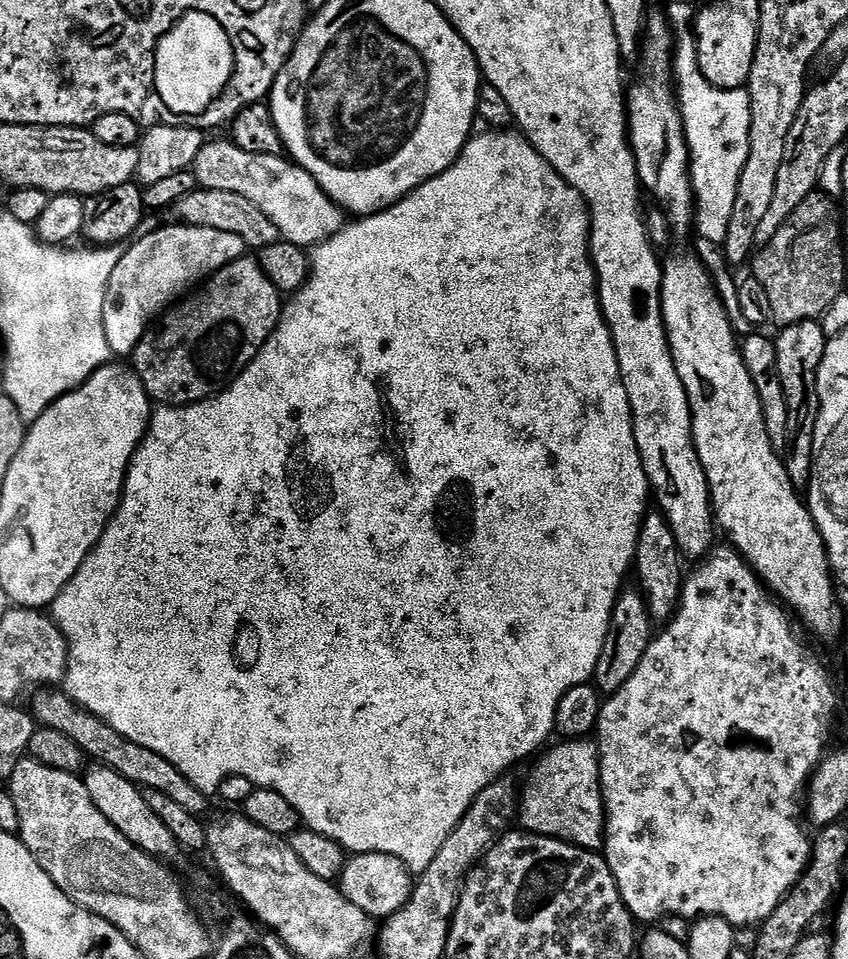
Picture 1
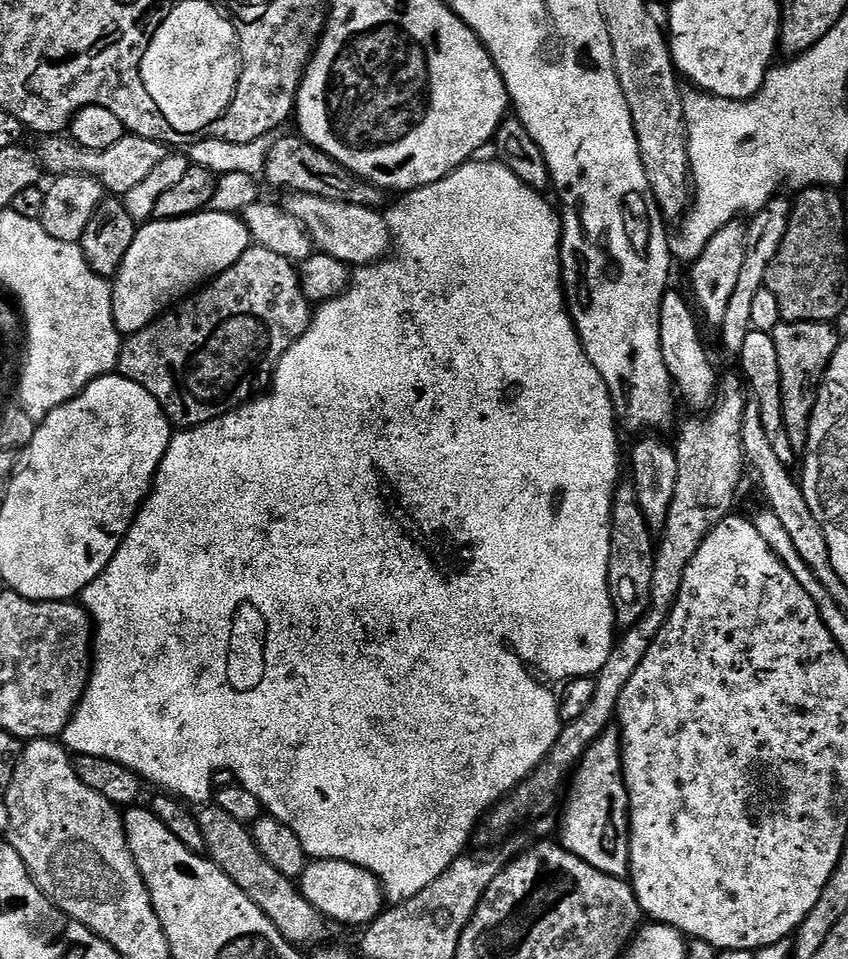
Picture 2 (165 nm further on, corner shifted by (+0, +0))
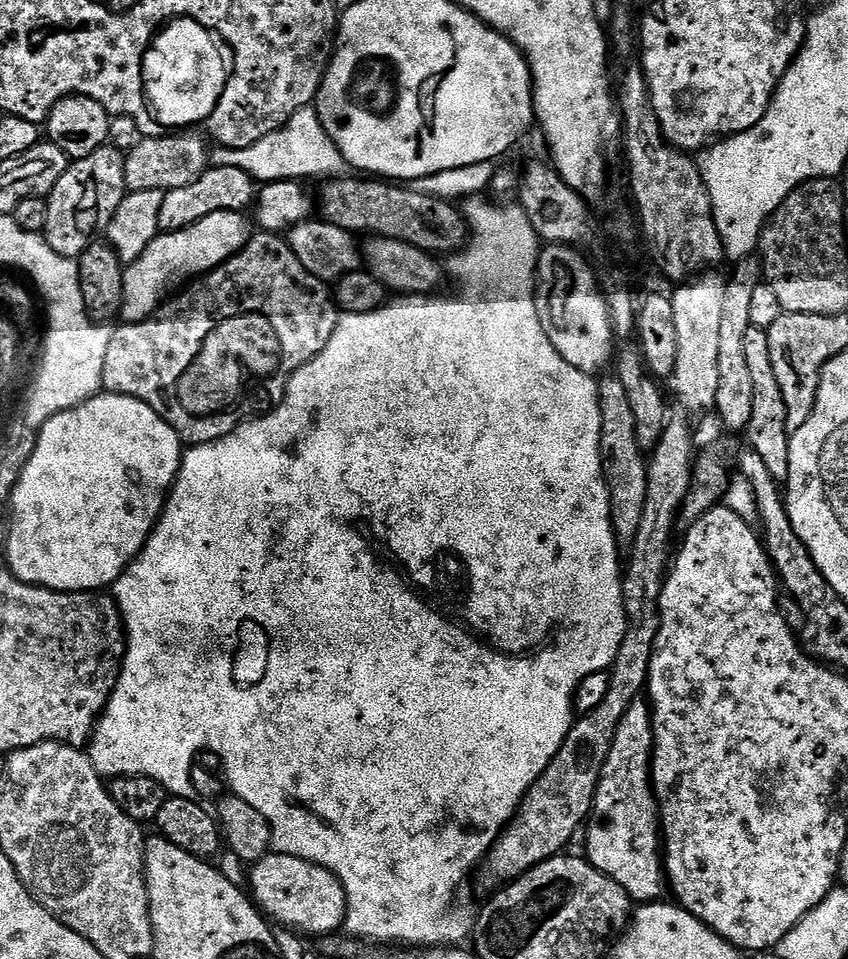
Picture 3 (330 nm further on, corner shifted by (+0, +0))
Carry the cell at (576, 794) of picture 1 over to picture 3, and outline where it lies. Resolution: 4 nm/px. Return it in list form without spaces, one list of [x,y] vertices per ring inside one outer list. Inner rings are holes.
[[[647,699],[630,702],[618,730],[614,746],[606,754],[606,766],[598,782],[592,814],[586,821],[586,859],[606,873],[636,902],[656,902],[666,892],[662,863],[662,836],[658,831],[658,805],[652,791],[652,709]]]

